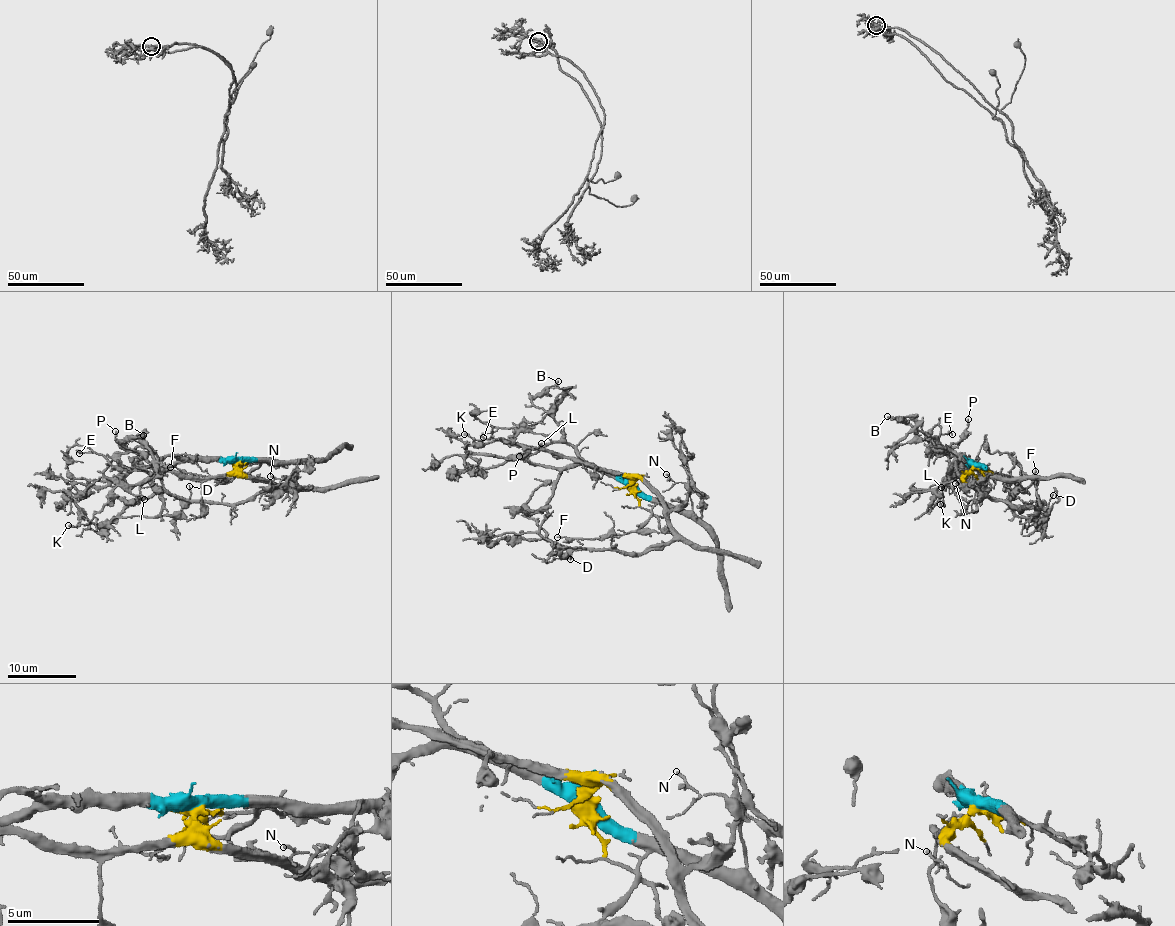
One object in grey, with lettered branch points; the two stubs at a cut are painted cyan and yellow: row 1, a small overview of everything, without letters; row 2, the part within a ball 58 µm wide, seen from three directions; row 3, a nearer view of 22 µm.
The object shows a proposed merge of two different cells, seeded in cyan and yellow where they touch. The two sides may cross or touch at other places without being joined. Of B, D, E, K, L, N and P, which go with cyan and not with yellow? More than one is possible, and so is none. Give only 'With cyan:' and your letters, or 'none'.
With cyan: B, E, N, P

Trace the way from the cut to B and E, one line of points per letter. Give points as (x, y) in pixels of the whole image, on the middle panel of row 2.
B: (633, 487), (626, 487), (591, 467), (548, 414), (536, 408), (531, 400), (558, 380)
E: (633, 487), (591, 467), (573, 447), (554, 443), (539, 433), (499, 428), (483, 437)

